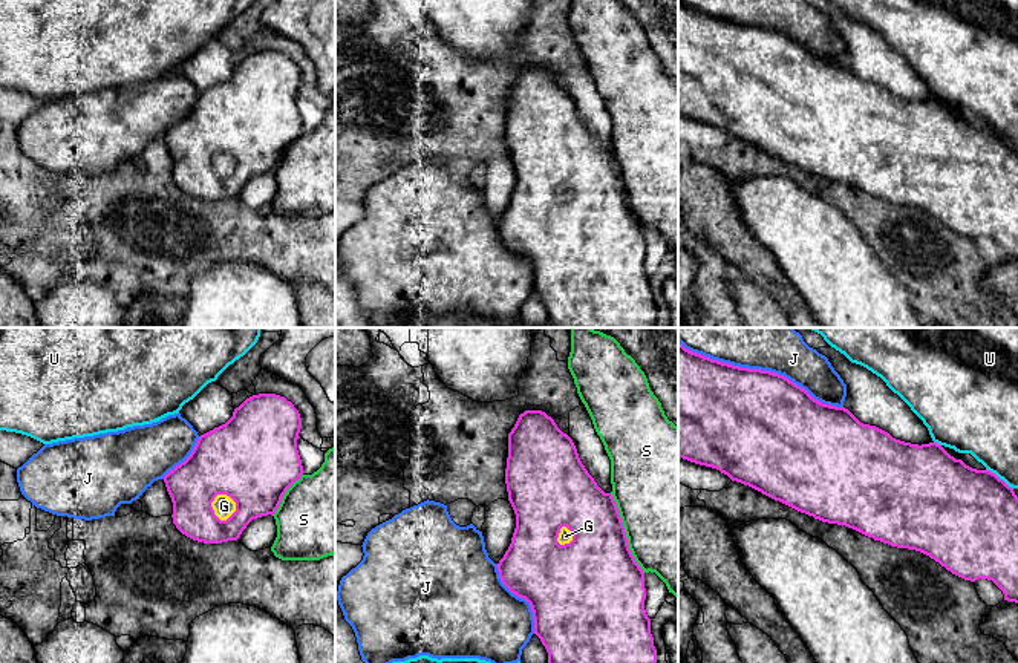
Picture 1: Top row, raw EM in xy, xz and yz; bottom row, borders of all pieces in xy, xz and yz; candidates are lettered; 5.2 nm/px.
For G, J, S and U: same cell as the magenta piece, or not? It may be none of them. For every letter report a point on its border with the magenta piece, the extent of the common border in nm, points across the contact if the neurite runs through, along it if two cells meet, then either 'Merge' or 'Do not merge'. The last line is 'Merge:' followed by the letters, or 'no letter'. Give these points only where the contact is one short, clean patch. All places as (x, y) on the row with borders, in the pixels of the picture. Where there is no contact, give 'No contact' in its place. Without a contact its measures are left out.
G: Touches magenta at xy (212, 509). Shared border 160 nm. Merge
J: Touches magenta at yz (760, 369). Shared border 950 nm. Do not merge
S: Touches magenta at xz (625, 533). Shared border 460 nm. Do not merge
U: Touches magenta at yz (936, 443). Shared border 50 nm. Do not merge
Merge: G

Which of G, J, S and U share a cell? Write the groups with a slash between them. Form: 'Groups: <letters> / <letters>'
Groups: G / J / S / U

